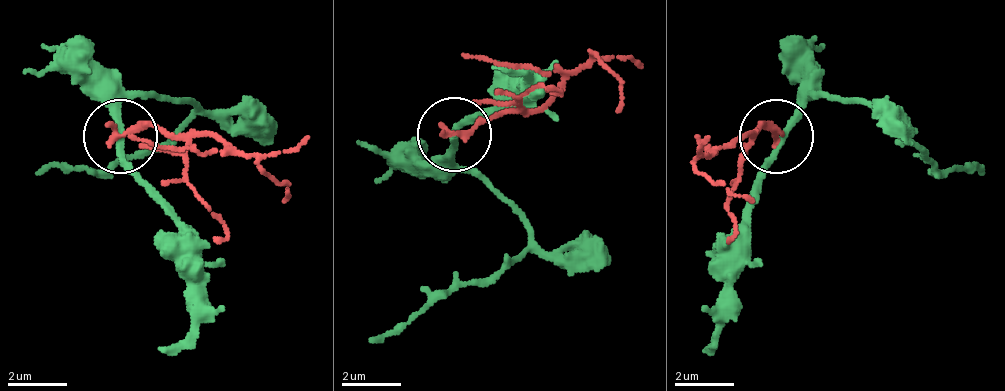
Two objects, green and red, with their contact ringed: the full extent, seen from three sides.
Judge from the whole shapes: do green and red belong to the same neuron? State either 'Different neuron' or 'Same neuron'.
Different neuron

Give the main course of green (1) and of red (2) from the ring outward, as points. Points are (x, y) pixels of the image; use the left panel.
1: (122, 138), (137, 94), (196, 108), (159, 145), (92, 168), (33, 175)
2: (122, 138), (152, 123), (196, 131), (285, 190), (285, 205)

